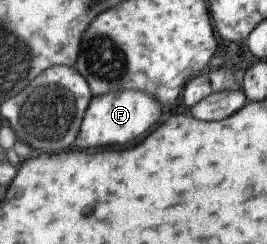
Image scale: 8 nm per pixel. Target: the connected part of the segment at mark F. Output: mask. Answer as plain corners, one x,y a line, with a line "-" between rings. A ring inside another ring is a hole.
145,90
107,92
95,96
86,108
75,146
79,150
85,150
89,146
99,146
99,148
125,146
135,138
143,136
157,122
161,112
165,112
163,106
157,102
157,98
153,100
151,94
147,94

